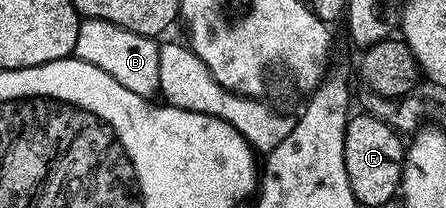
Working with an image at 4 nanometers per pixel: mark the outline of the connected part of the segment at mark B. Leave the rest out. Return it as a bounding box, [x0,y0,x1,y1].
[75,17,160,99]

